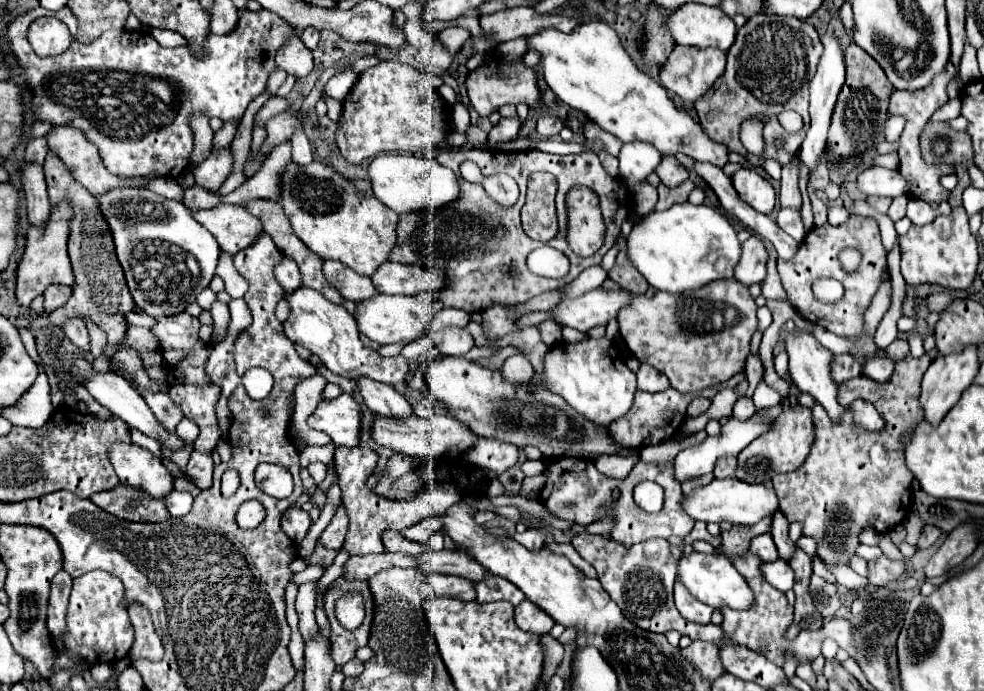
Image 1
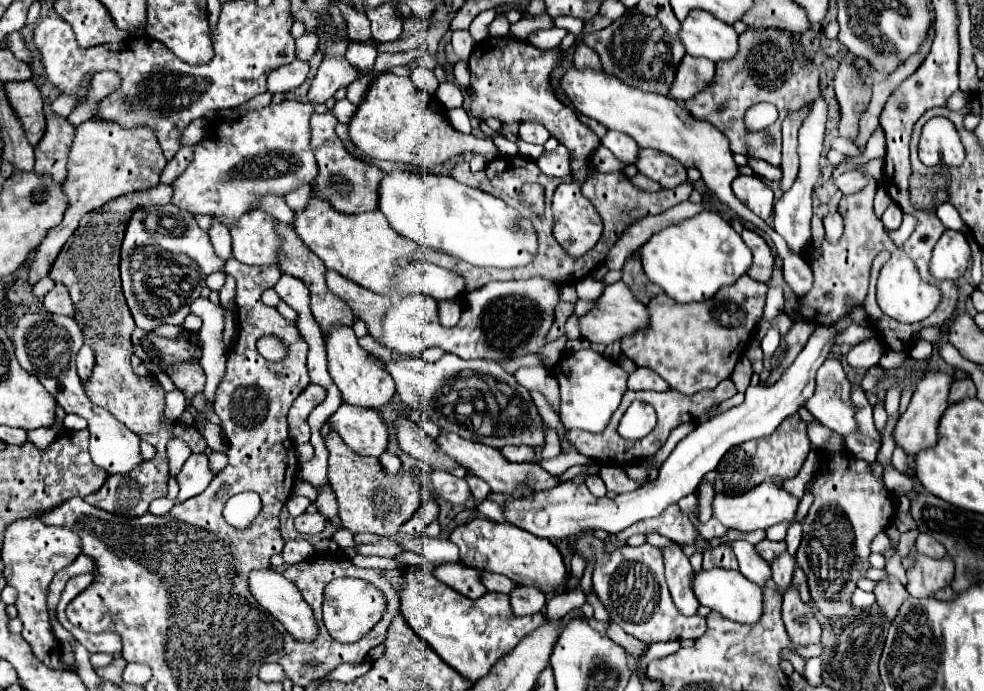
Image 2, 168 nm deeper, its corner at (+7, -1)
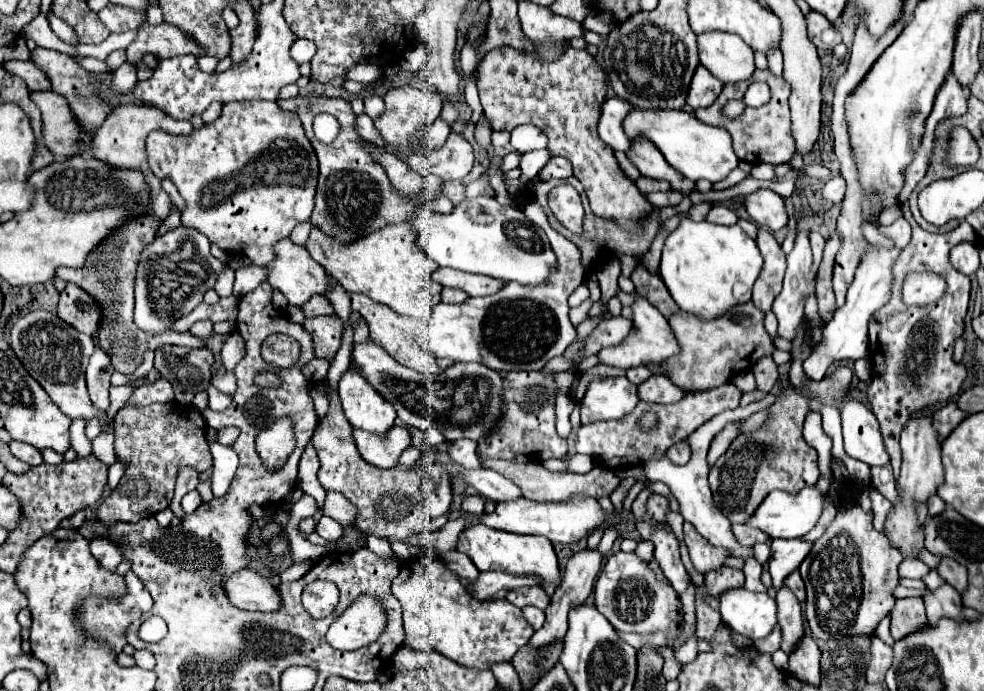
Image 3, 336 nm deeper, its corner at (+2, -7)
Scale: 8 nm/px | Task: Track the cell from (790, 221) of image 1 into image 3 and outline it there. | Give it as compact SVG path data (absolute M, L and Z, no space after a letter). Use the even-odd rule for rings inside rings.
M801 229L801 231L797 231L793 251L787 255L783 291L777 295L777 299L773 303L773 313L777 315L777 321L779 321L779 335L785 339L795 339L797 331L805 325L805 313L803 313L805 301L815 291L815 277L811 277L811 267L813 267L813 255L811 255L811 245L809 245L809 231Z

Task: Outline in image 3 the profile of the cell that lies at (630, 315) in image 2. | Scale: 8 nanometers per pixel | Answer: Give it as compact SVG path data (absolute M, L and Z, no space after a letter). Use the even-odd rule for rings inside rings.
M639 295L633 303L633 325L635 325L635 329L631 331L629 339L625 339L621 345L617 345L613 349L601 349L601 353L597 355L599 363L621 367L621 369L645 367L645 365L653 365L653 363L659 365L681 351L679 343L673 335L673 329L669 327L669 321L645 297L639 297Z

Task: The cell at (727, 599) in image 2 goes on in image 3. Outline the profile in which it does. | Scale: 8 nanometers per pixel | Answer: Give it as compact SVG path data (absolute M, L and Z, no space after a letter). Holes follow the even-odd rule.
M739 587L723 593L719 603L723 623L753 641L767 637L777 625L777 603L767 593L751 593Z

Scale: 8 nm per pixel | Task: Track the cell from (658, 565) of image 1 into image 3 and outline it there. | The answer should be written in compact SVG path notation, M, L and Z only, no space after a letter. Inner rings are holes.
M617 551L607 557L607 563L595 583L593 599L599 613L603 613L605 619L621 633L647 635L647 633L667 631L669 643L673 643L681 633L683 611L679 597L671 587L659 583L653 577L653 573L649 573L647 561L641 561L635 553Z

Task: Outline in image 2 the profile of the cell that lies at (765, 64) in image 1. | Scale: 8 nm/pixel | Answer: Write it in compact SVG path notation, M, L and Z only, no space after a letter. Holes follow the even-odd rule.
M746 29L738 41L738 53L728 61L716 63L716 77L714 81L686 101L686 109L700 121L712 123L718 131L722 131L730 141L732 153L742 153L746 157L764 159L772 165L780 165L780 123L786 115L806 107L812 103L814 95L820 93L818 87L818 67L812 59L802 61L794 53L794 35L782 29ZM768 101L778 107L780 117L776 125L770 125L764 131L750 133L744 129L744 113L750 105ZM766 135L774 137L774 145L766 145Z

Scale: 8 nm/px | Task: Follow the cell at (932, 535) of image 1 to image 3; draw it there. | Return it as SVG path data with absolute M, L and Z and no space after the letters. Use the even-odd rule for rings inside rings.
M941 557L941 563L939 563L937 571L959 593L963 593L967 589L967 569L961 563L957 563L957 561L949 559L949 557Z

